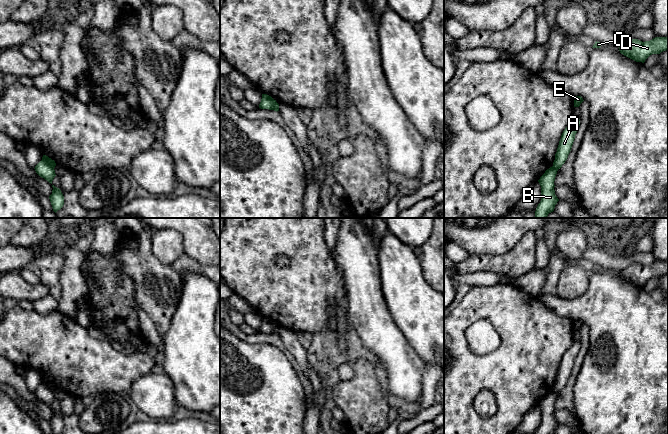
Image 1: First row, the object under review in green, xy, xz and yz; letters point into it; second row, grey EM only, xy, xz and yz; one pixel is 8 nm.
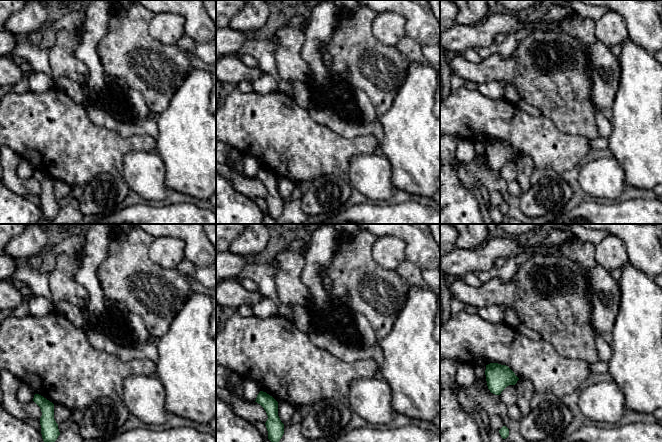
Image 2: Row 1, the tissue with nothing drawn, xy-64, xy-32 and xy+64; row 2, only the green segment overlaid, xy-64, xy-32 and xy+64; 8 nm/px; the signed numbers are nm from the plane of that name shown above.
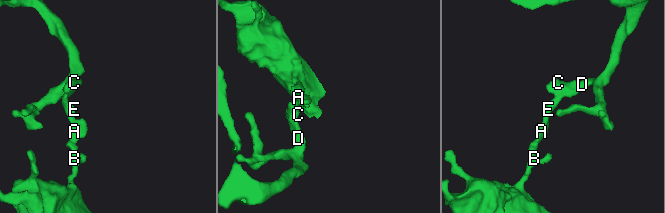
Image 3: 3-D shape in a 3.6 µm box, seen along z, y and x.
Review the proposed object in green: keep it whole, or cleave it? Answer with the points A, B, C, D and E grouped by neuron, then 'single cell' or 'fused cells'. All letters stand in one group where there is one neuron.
A C D E / B; fused cells

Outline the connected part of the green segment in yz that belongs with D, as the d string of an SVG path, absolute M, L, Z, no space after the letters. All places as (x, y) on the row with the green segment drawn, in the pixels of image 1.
M655 37L650 41L642 42L632 39L624 46L619 47L619 51L624 56L644 63L652 54L660 54L668 49L668 37Z

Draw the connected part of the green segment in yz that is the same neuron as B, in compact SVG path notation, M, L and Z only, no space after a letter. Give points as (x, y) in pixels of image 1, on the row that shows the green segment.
M550 167L538 180L541 186L541 201L535 211L535 218L546 218L549 213L554 211L555 205L559 201L555 195L554 181L558 169Z

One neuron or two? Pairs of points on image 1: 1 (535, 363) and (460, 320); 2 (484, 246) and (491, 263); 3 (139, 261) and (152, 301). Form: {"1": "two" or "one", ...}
{"1": "one", "2": "two", "3": "one"}

